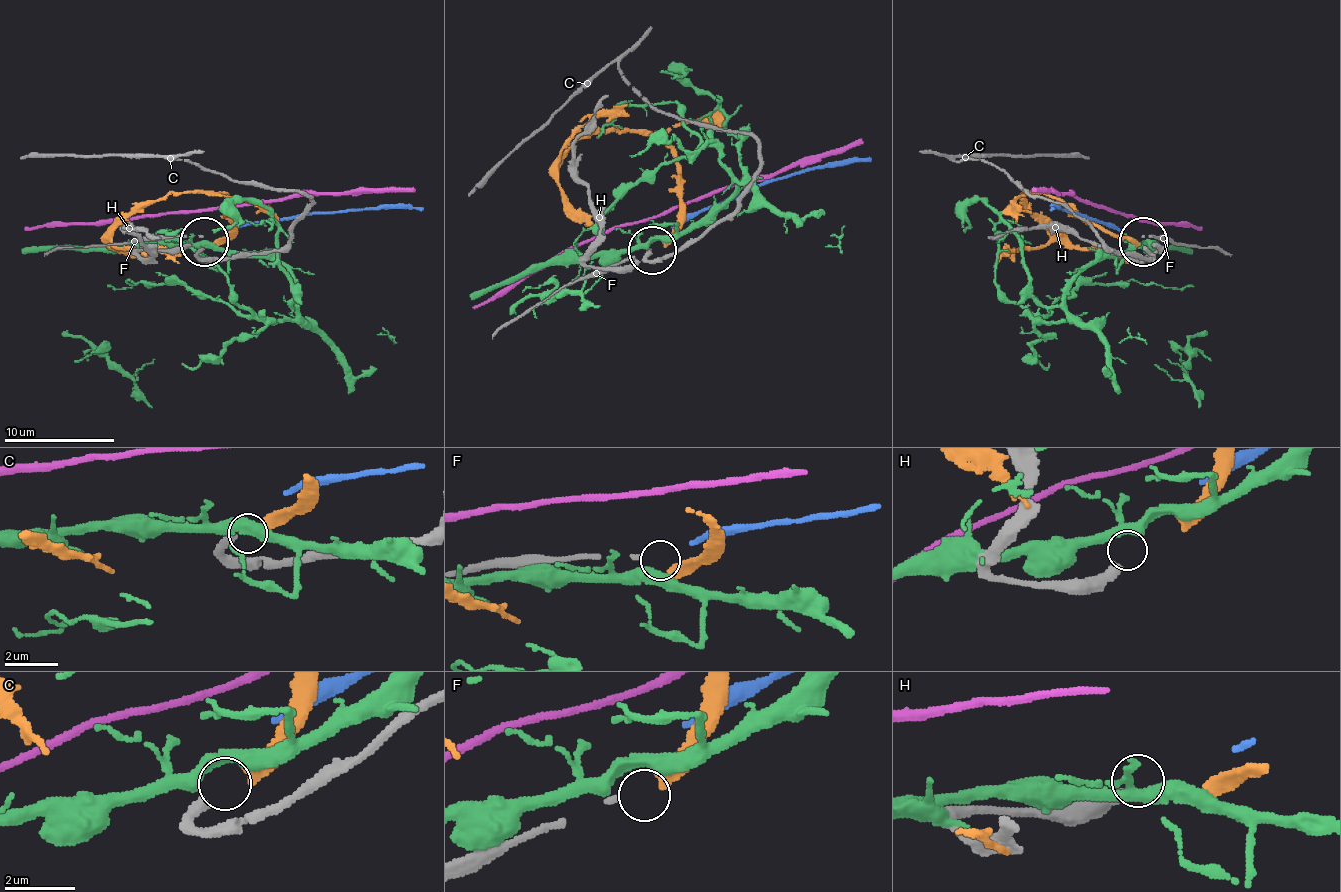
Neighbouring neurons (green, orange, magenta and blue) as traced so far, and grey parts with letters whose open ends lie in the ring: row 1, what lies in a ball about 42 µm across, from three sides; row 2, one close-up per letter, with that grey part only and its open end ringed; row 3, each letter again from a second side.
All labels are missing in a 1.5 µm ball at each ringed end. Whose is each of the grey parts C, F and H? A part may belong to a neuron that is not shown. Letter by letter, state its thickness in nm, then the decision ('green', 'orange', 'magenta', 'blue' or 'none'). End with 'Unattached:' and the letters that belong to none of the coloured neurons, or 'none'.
C: 260 nm thick; orange
F: 110 nm thick; none
H: 360 nm thick; none
Unattached: F, H

